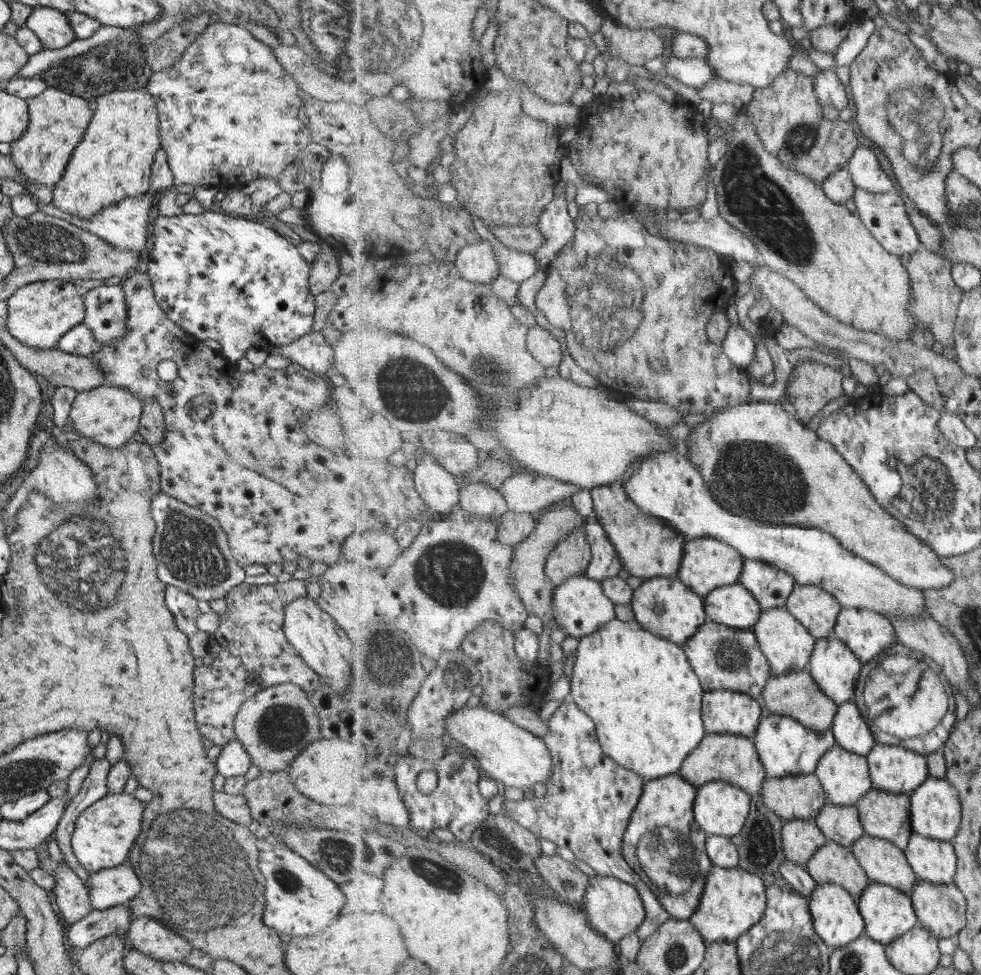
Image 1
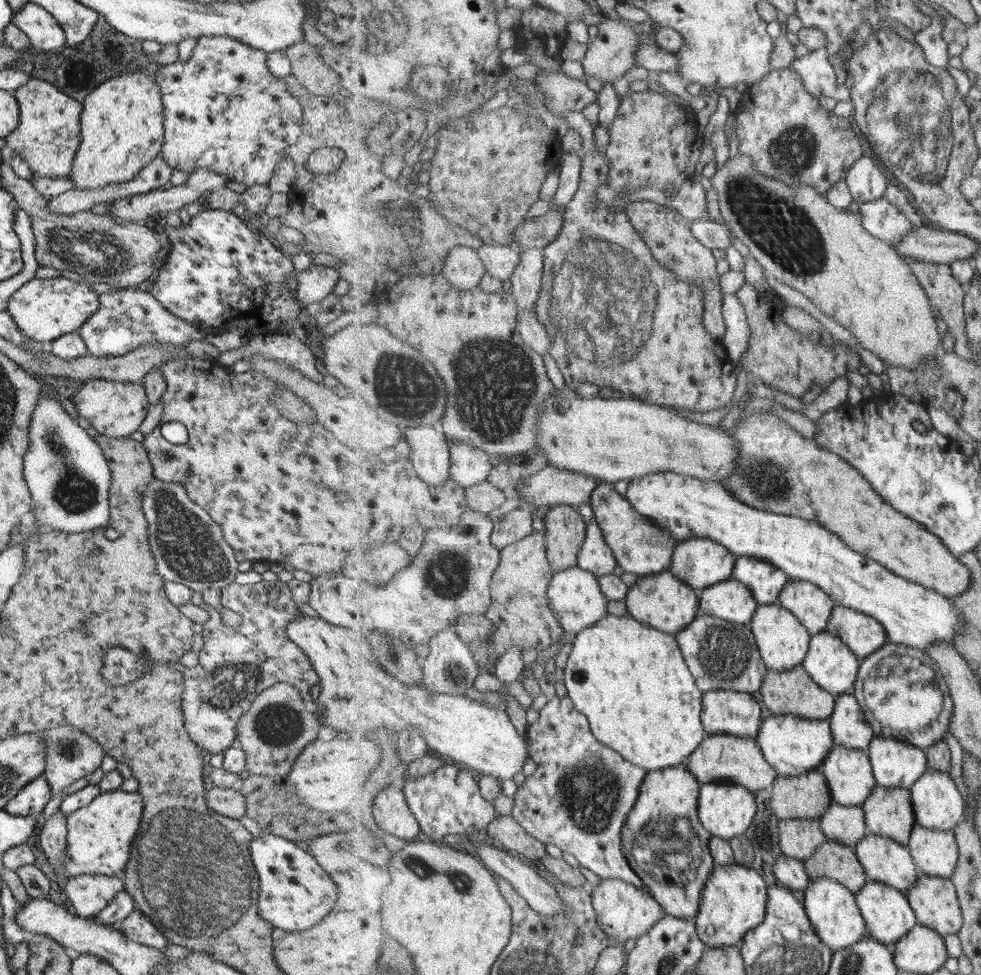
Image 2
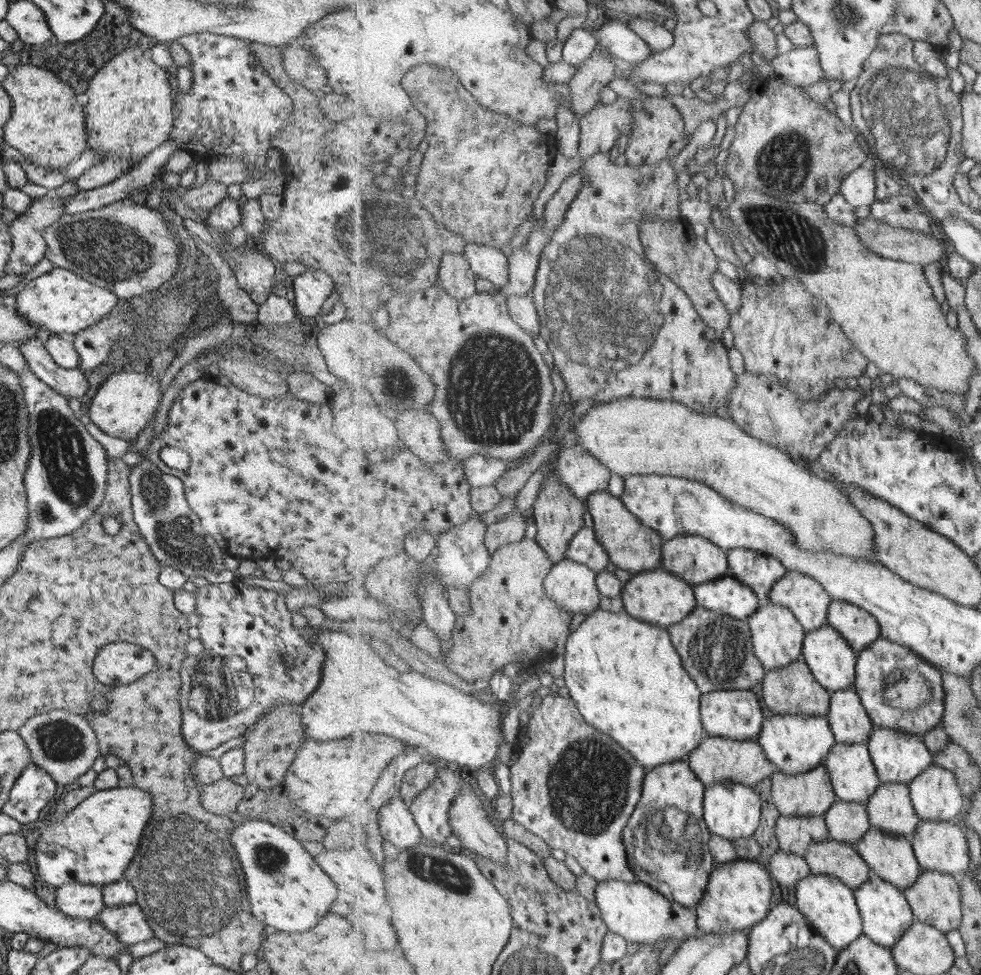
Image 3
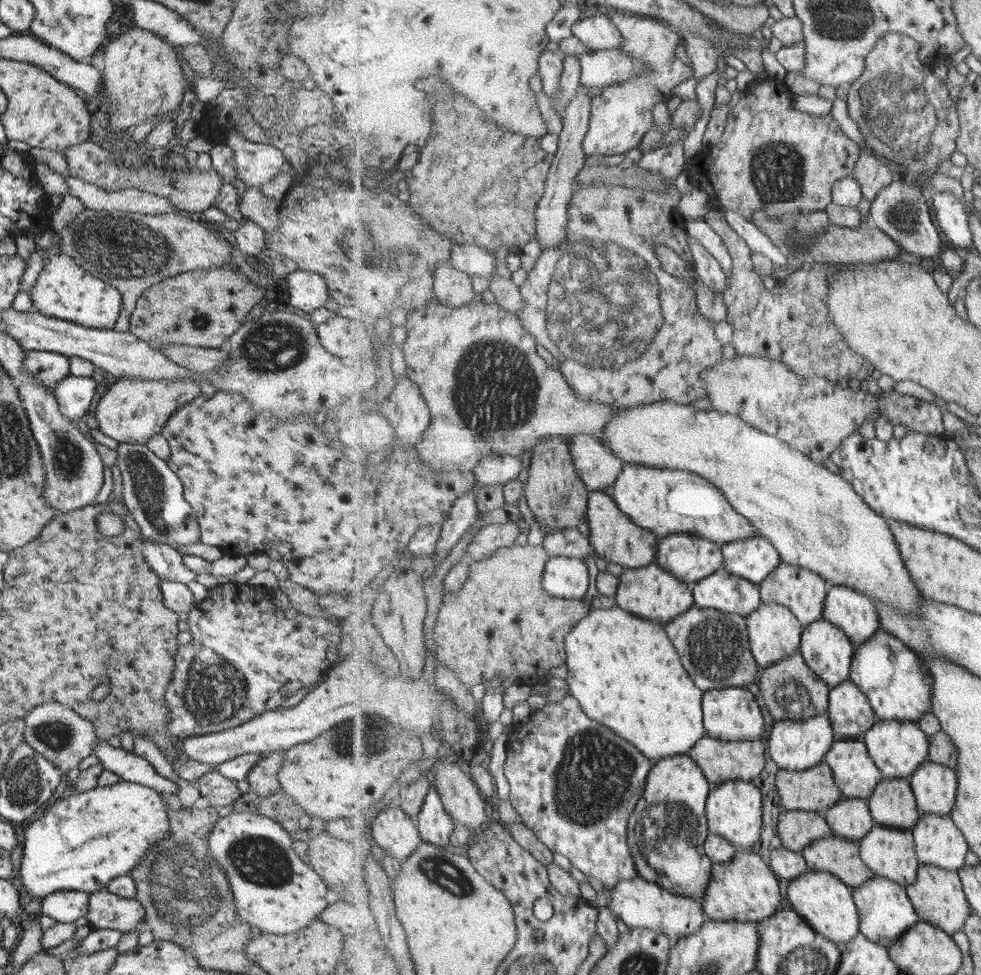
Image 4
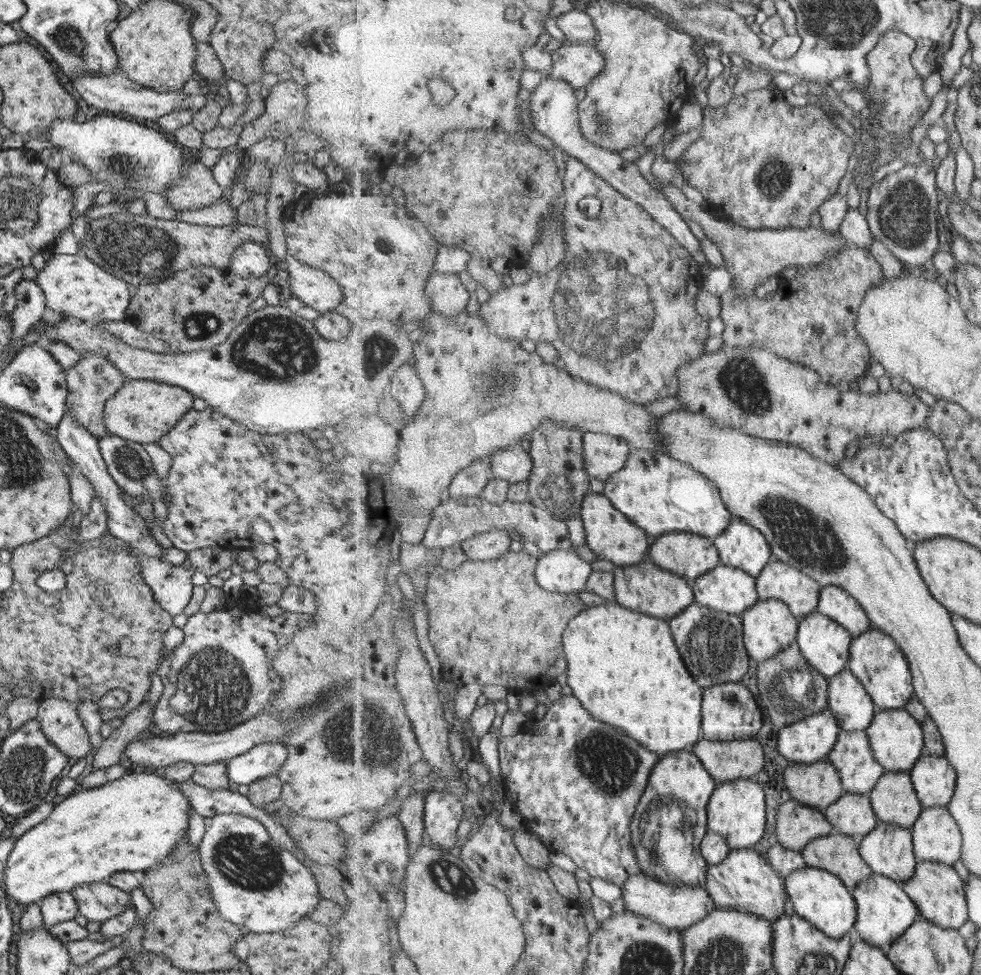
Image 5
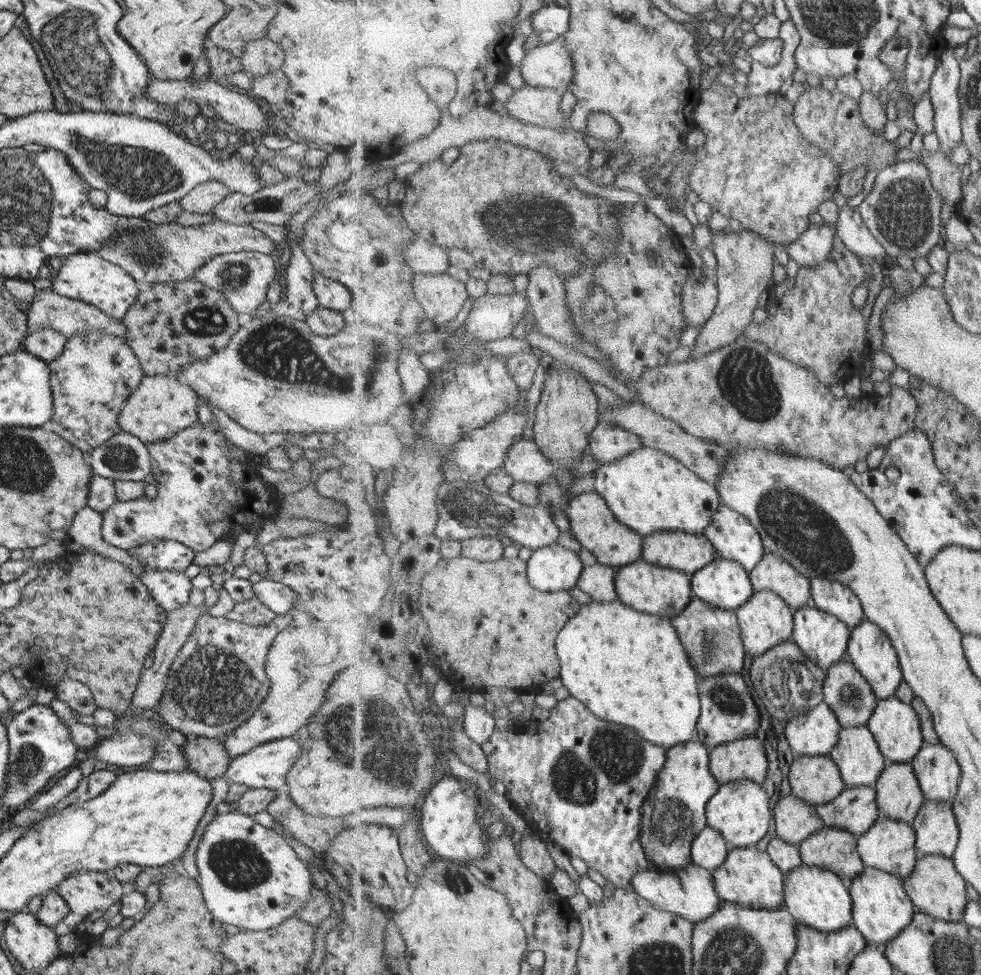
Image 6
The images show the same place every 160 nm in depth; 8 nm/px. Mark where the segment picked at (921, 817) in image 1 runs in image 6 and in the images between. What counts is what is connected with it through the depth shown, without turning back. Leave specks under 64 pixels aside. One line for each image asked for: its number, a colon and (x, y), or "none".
2: (938, 804)
3: (936, 794)
4: (935, 786)
5: (935, 779)
6: (937, 769)

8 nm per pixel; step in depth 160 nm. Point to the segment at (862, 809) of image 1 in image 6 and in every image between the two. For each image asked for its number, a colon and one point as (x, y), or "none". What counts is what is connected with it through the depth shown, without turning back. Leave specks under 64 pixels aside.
2: (889, 812)
3: (891, 809)
4: (893, 804)
5: (895, 800)
6: (900, 796)

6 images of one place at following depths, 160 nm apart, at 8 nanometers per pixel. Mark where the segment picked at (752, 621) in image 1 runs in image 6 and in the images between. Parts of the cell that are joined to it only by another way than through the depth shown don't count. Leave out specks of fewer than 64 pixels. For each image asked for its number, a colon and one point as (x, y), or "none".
2: (732, 600)
3: (727, 595)
4: (725, 591)
5: (728, 589)
6: (727, 584)

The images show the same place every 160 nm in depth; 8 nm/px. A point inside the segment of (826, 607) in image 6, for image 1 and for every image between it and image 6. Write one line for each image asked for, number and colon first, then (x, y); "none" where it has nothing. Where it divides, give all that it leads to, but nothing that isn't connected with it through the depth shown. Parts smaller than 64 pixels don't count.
1: (867, 633)
2: (864, 634)
3: (858, 626)
4: (855, 613)
5: (835, 602)

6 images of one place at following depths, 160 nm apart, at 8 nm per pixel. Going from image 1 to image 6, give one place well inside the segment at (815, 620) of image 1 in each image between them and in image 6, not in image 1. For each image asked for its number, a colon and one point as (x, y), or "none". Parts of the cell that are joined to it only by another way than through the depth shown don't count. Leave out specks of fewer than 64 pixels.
2: (810, 603)
3: (805, 596)
4: (802, 590)
5: (779, 580)
6: (774, 573)

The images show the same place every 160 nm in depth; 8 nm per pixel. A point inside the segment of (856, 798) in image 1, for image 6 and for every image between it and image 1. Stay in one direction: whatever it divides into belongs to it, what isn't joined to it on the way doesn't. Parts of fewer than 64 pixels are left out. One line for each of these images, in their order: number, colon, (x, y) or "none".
2: (849, 771)
3: (854, 776)
4: (857, 775)
5: (853, 756)
6: (858, 755)

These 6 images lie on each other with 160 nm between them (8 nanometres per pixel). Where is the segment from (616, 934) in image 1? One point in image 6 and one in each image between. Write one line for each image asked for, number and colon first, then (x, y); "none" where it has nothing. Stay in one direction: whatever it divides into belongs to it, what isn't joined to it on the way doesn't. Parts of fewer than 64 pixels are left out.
2: (625, 912)
3: (635, 910)
4: (640, 903)
5: (681, 906)
6: (690, 892)

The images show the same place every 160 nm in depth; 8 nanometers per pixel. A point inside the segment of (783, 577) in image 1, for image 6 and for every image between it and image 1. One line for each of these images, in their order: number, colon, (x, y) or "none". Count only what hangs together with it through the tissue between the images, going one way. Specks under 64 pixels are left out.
2: (767, 582)
3: (760, 571)
4: (755, 559)
5: (742, 546)
6: (735, 537)

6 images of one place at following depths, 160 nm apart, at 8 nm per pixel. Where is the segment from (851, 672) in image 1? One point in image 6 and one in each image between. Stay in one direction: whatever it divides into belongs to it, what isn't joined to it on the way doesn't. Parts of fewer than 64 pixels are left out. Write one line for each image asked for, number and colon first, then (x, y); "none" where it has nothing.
2: (831, 663)
3: (833, 662)
4: (827, 650)
5: (826, 644)
6: (823, 638)

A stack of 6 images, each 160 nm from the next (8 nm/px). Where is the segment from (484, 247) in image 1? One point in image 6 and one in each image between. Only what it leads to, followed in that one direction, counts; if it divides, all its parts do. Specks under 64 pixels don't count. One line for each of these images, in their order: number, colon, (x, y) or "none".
2: (463, 267)
3: (455, 274)
4: (452, 285)
5: (449, 297)
6: (442, 297)

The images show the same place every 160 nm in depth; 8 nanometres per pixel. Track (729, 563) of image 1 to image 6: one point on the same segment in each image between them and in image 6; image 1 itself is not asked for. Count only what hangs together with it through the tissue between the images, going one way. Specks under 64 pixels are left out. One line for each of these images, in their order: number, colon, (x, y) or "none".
2: (701, 563)
3: (696, 559)
4: (690, 557)
5: (689, 555)
6: (690, 553)

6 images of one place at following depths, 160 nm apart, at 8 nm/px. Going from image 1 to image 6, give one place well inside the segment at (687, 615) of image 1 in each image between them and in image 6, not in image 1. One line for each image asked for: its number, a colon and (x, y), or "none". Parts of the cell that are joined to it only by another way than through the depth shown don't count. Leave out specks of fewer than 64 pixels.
2: (662, 601)
3: (658, 597)
4: (651, 592)
5: (648, 588)
6: (650, 588)

